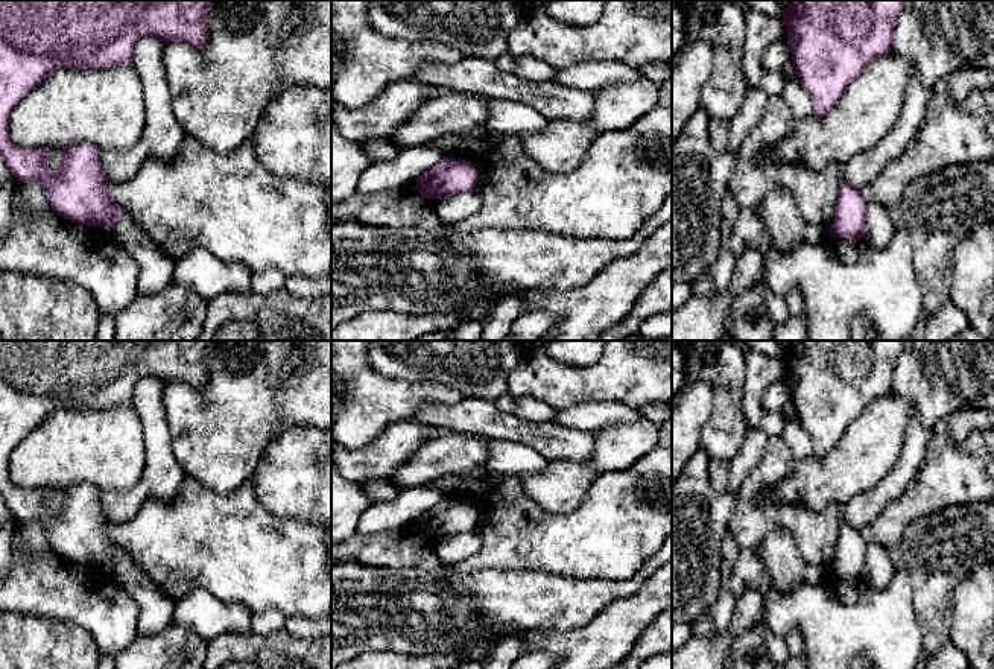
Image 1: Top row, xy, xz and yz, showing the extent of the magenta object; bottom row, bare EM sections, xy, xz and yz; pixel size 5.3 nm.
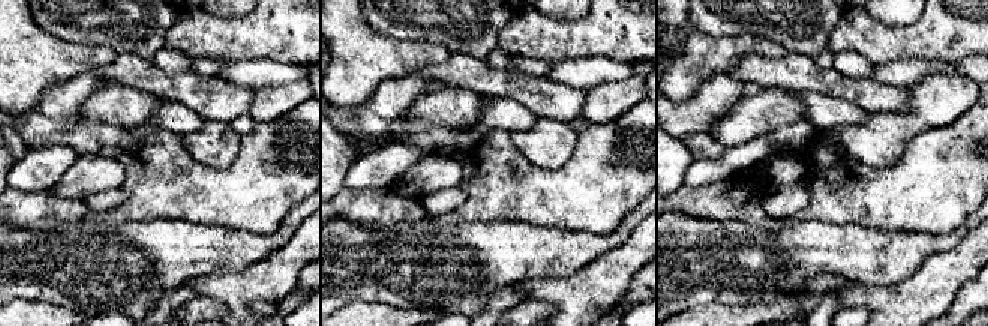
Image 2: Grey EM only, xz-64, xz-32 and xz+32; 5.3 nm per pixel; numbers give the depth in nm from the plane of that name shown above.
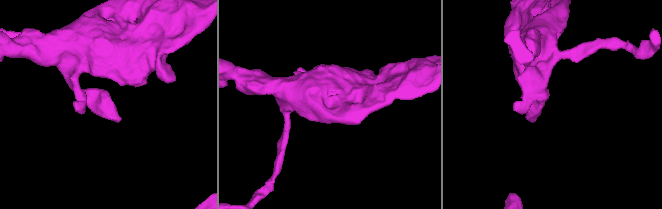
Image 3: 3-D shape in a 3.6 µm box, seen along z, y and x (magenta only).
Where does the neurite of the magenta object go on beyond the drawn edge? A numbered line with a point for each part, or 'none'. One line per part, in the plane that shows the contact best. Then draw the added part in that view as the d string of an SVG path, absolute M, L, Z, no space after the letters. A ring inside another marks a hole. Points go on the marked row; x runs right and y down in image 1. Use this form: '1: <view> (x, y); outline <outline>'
none

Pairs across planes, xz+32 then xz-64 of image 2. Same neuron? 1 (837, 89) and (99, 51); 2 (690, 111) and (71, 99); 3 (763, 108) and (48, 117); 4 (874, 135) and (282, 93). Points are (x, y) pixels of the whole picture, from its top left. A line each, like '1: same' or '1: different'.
1: different
2: same
3: different
4: same

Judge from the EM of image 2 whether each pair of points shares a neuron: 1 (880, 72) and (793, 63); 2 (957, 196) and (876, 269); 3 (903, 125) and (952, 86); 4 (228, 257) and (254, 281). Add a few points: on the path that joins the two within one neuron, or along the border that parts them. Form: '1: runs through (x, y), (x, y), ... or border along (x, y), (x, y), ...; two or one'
1: border along (870, 77), (904, 87); two
2: border along (882, 229), (924, 230), (931, 233), (952, 232); two
3: runs through (915, 119), (940, 98); one
4: border along (273, 253), (243, 269), (221, 271), (207, 277); two

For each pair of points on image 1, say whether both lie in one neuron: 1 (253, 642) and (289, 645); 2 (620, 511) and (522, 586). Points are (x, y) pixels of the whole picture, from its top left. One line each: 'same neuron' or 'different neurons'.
1: same neuron
2: different neurons

